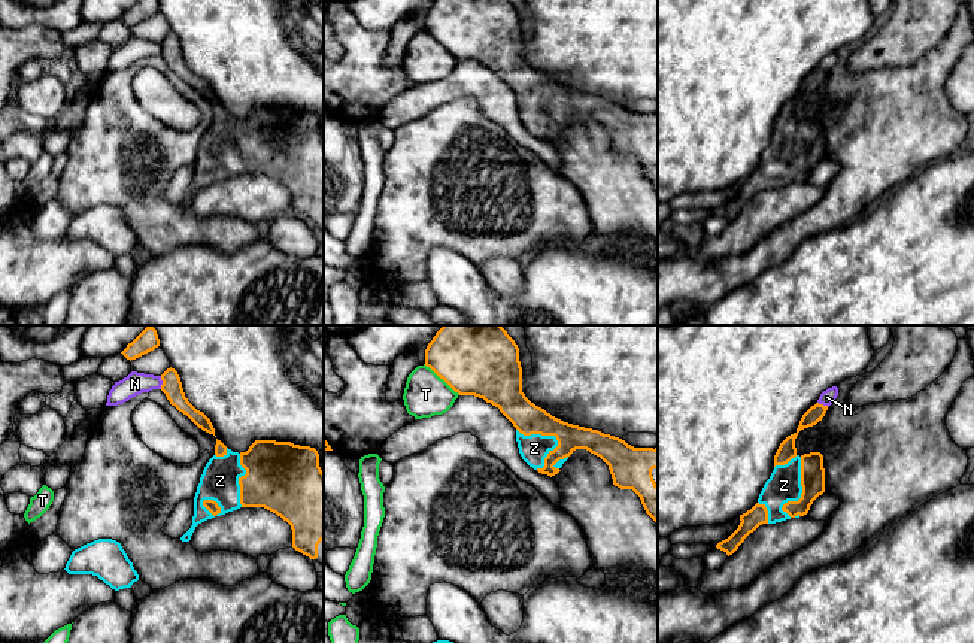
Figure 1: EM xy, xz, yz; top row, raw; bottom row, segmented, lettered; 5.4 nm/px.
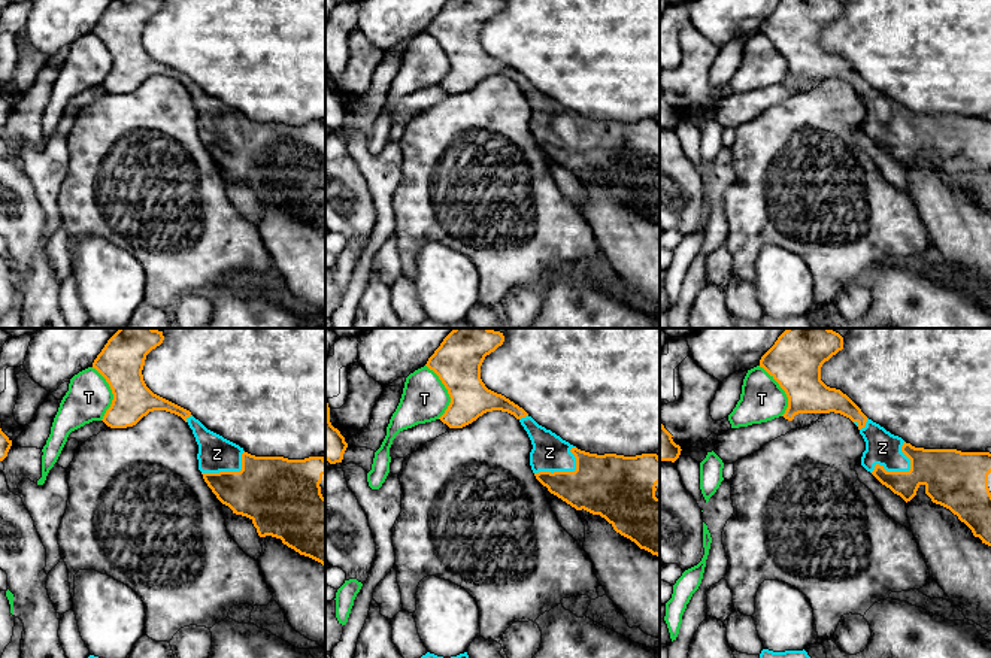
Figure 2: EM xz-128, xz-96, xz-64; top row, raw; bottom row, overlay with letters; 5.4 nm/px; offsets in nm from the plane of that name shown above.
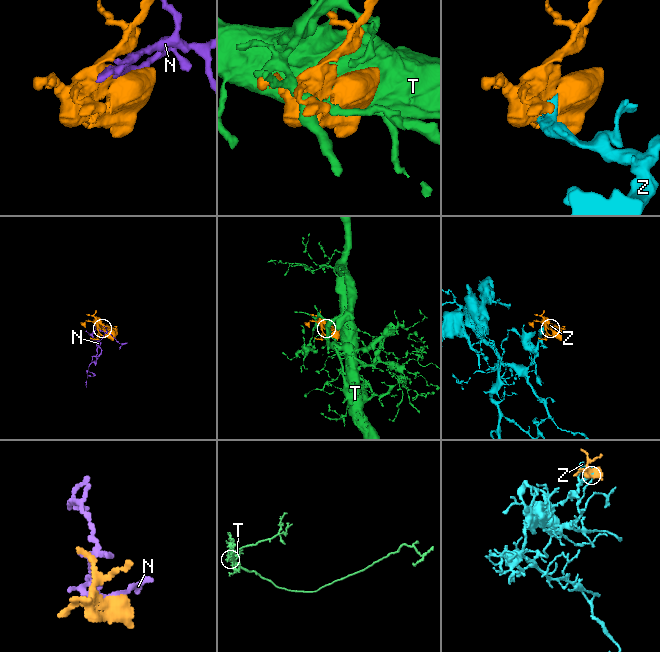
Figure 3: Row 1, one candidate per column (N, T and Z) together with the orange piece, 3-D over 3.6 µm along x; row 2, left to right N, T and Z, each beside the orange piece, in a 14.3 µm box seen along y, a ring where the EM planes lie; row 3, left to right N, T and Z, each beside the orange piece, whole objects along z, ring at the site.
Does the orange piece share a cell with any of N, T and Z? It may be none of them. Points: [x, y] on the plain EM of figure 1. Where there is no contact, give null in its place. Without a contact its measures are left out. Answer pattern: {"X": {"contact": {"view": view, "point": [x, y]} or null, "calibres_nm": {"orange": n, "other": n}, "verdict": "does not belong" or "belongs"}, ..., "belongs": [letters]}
{"N": {"contact": {"view": "xy", "point": [163, 48]}, "calibres_nm": {"orange": 110, "other": 120}, "verdict": "does not belong"}, "T": {"contact": {"view": "xz", "point": [442, 44]}, "calibres_nm": {"orange": 340, "other": 240}, "verdict": "does not belong"}, "Z": {"contact": {"view": "xz", "point": [552, 100]}, "calibres_nm": {"orange": 170, "other": 150}, "verdict": "belongs"}, "belongs": ["Z"]}

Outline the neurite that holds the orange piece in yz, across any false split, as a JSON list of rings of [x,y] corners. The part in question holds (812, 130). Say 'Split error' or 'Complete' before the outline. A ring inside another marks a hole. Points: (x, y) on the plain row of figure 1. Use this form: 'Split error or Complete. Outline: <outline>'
Split error. Outline: [[[816,69],[801,84],[797,97],[788,101],[774,121],[774,136],[765,148],[758,169],[740,181],[738,194],[716,210],[728,222],[744,204],[762,189],[776,189],[808,179],[813,167],[825,158],[823,121],[797,119],[795,104],[804,94],[816,91],[825,82],[828,72]]]

